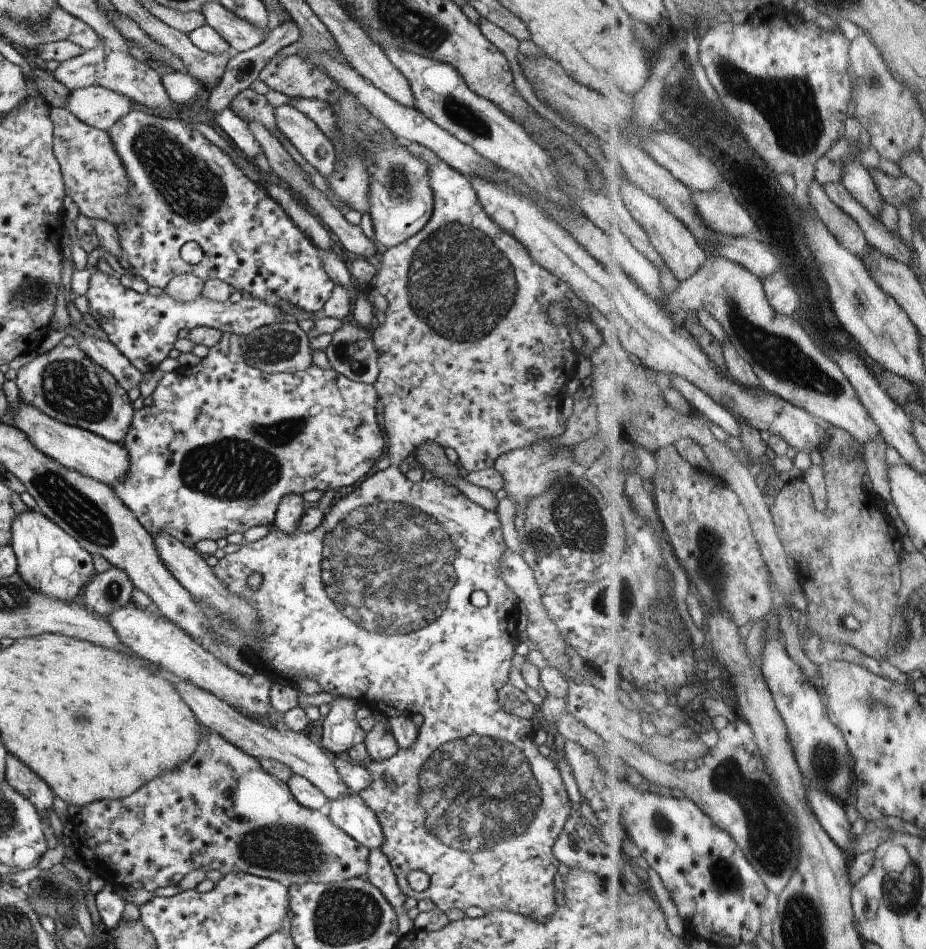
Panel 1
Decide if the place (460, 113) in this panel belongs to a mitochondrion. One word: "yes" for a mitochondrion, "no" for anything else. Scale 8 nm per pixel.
yes

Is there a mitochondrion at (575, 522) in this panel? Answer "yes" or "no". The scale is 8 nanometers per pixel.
yes

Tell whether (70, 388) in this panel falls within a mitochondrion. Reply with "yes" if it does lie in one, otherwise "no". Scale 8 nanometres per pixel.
yes

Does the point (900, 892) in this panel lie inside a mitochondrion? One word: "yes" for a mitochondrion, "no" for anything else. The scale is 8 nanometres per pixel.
yes

